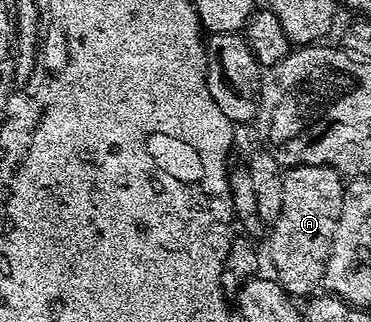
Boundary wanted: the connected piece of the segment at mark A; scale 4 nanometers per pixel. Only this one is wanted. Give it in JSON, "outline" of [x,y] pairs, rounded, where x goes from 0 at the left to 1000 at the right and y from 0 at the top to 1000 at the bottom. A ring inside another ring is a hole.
{"outline":[[[787,512],[765,534],[757,581],[757,668],[728,689],[720,786],[749,873],[787,929],[836,925],[871,882],[876,817],[887,817],[887,767],[898,767],[898,717],[919,668],[930,584],[927,553],[892,512]]]}

